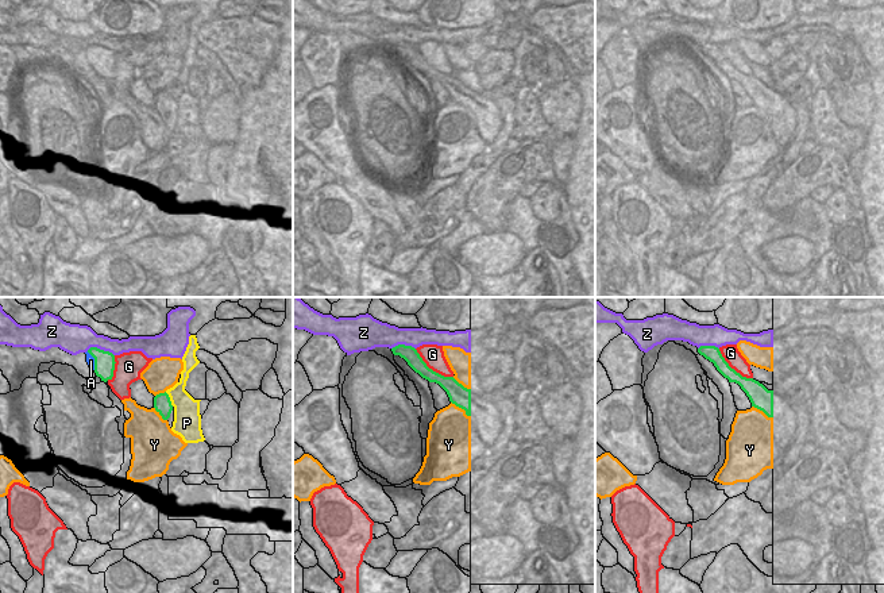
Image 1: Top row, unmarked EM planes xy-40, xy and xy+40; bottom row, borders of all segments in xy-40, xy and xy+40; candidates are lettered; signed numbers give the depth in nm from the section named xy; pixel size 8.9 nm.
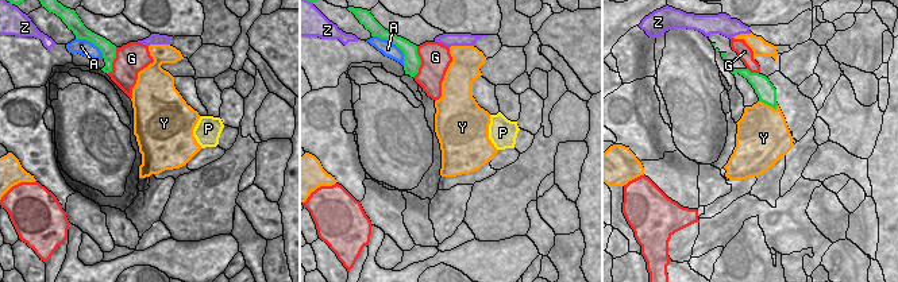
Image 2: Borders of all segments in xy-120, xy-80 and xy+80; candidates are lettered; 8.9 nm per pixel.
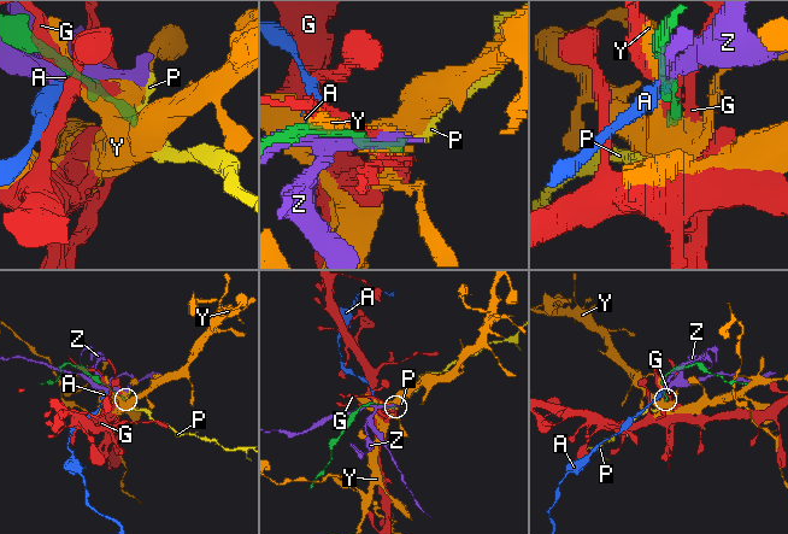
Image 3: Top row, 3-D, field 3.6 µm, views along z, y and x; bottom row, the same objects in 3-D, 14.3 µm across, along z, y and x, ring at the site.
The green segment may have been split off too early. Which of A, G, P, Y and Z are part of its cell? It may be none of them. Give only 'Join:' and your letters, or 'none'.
Join: P

